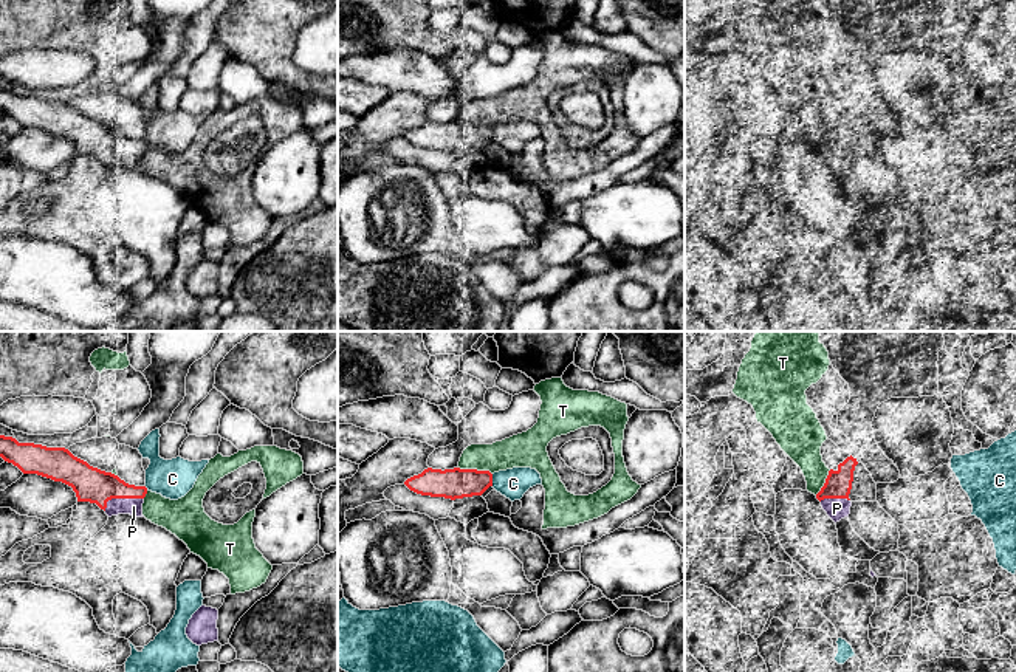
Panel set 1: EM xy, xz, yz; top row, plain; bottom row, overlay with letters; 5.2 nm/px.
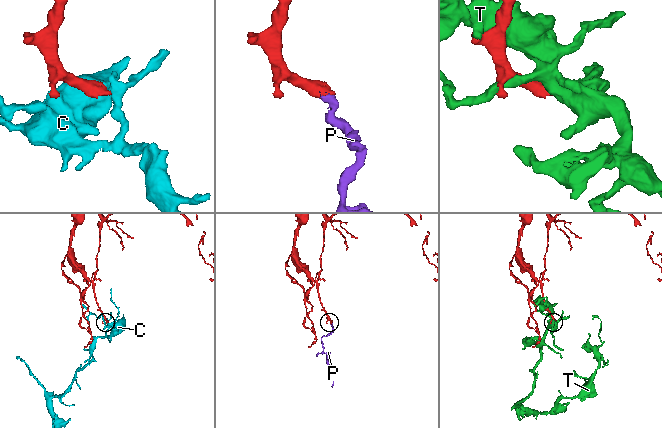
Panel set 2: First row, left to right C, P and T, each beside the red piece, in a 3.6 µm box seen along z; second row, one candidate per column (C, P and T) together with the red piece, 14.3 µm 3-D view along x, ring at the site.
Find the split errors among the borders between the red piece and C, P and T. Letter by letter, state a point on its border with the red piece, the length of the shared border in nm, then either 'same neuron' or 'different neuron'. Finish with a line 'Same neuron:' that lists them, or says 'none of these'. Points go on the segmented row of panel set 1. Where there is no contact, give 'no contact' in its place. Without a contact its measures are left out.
C: meets red in xz at (491, 480); contact 60 nm long; different neuron
P: meets red in xy at (121, 497); contact 220 nm long; same neuron
T: meets red in xz at (474, 469); contact 190 nm long; different neuron
Same neuron: P

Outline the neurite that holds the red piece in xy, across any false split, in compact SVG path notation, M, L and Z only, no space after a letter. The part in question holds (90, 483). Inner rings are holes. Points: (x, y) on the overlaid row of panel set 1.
M0 435L0 457L23 474L37 474L73 488L77 502L96 503L108 517L142 516L146 486L129 485L112 472L90 466L65 447L19 443Z

